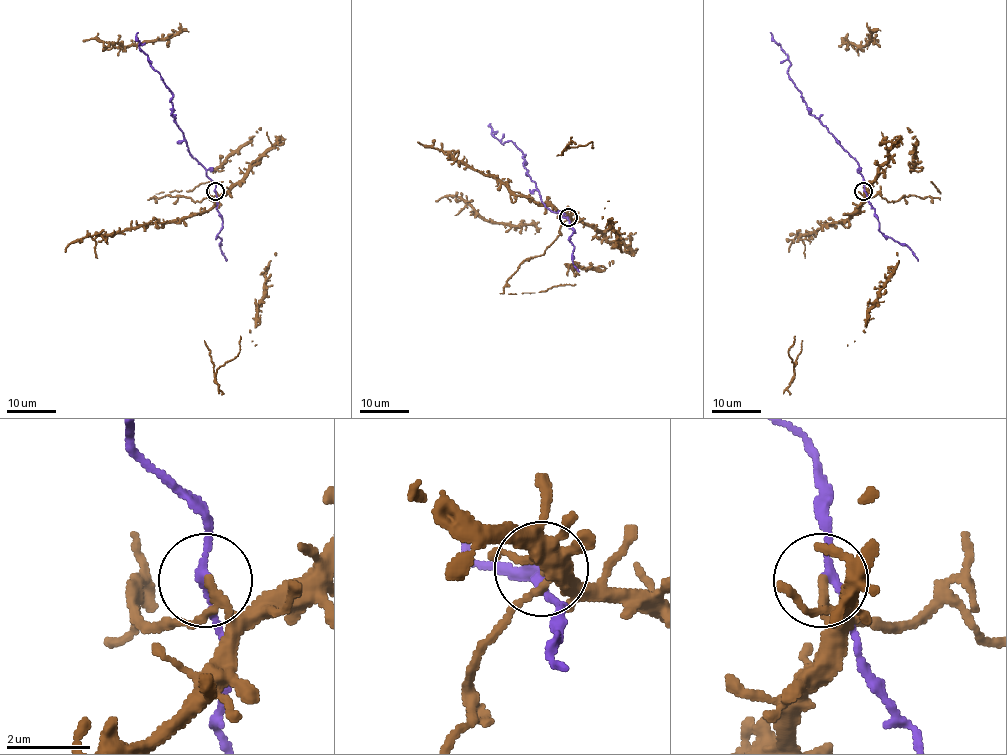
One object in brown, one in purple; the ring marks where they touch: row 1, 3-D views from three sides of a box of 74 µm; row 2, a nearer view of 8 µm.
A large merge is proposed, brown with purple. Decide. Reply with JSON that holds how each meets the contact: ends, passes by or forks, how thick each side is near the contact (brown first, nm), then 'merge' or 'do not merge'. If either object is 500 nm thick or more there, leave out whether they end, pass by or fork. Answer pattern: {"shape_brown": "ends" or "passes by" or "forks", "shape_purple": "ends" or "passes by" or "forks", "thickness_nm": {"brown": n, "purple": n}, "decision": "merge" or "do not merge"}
{"shape_brown": "passes by", "shape_purple": "passes by", "thickness_nm": {"brown": 160, "purple": 170}, "decision": "do not merge"}

